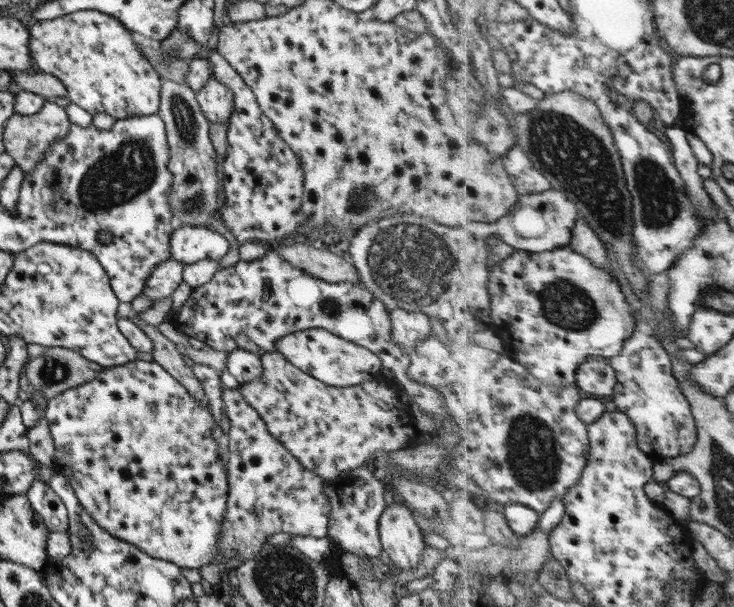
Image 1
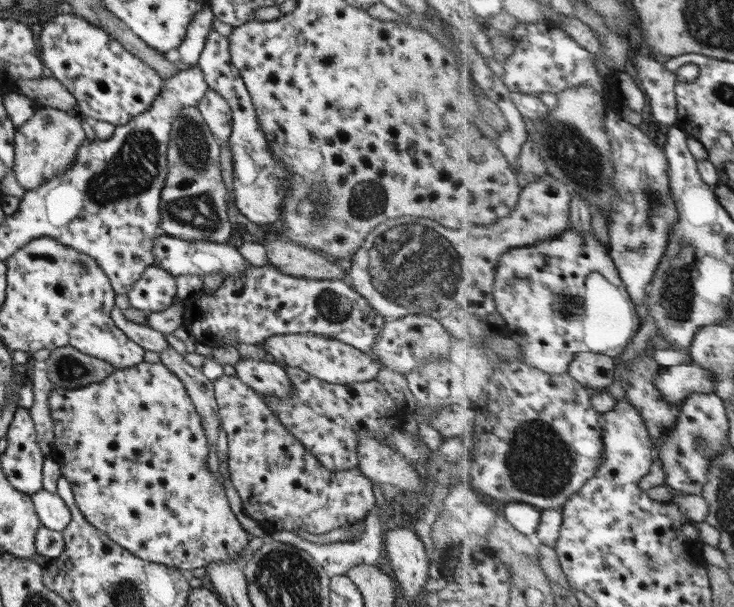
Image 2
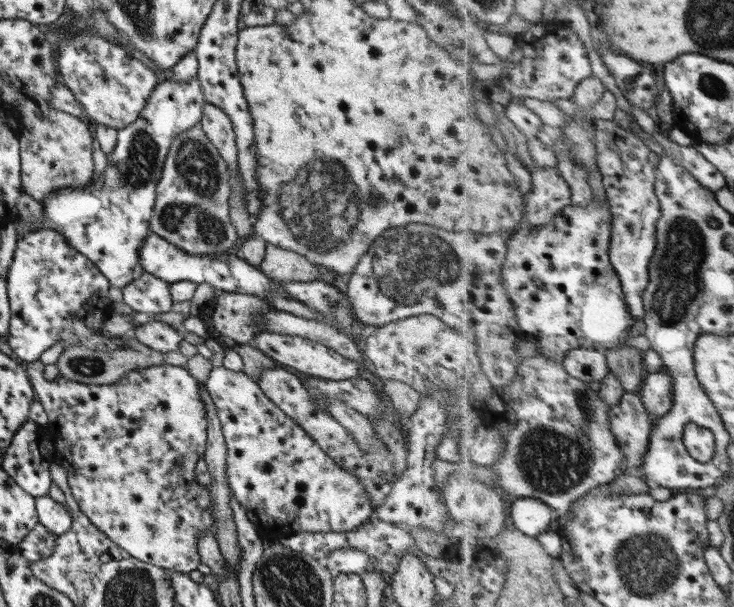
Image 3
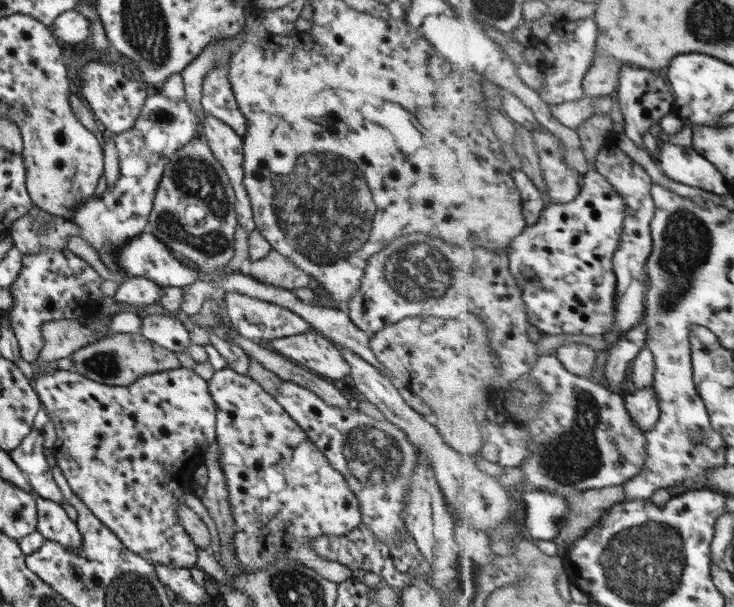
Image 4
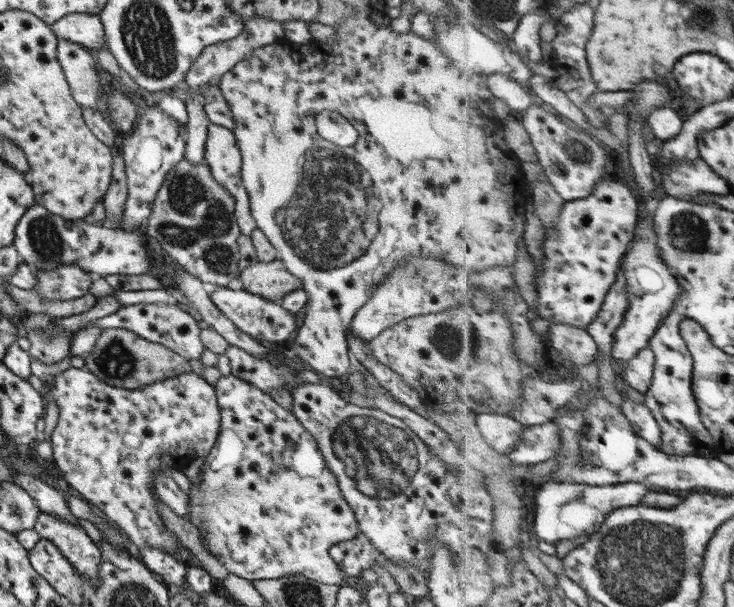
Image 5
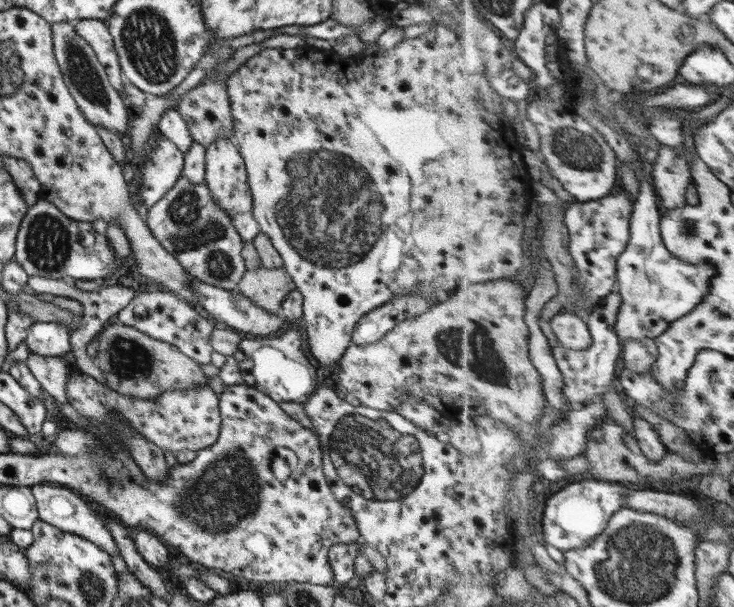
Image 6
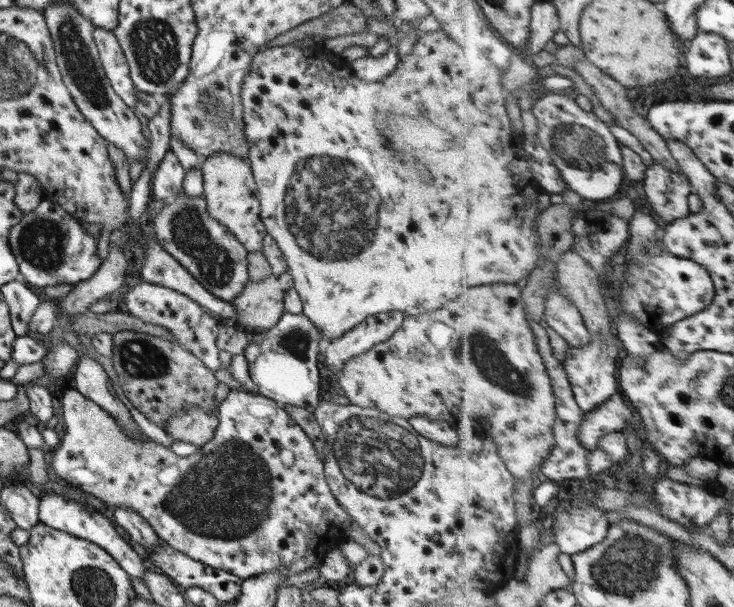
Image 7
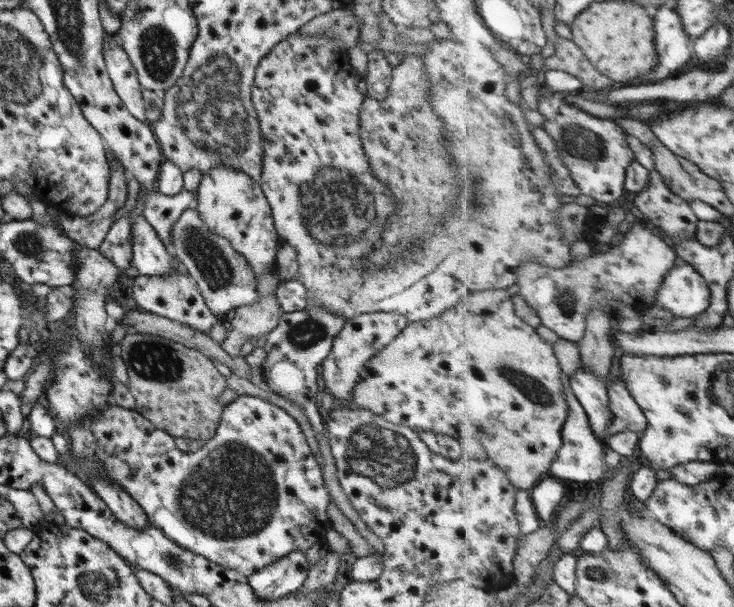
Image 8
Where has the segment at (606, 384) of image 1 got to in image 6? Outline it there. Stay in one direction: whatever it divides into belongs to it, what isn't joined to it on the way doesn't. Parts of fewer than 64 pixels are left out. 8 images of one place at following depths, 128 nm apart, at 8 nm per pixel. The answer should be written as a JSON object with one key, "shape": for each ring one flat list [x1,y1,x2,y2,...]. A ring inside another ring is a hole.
{"shape":[[562,312,551,323,559,345,569,351,583,351,593,344,592,332,588,322,579,314]]}

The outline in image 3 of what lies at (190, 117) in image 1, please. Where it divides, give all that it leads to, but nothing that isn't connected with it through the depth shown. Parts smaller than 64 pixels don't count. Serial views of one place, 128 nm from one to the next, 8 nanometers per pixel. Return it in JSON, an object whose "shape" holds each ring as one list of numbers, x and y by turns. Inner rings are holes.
{"shape":[[200,123,175,135,155,187,154,209,148,218,149,232,189,256,226,253,238,241,228,217,230,188,226,169,224,160,207,140]]}

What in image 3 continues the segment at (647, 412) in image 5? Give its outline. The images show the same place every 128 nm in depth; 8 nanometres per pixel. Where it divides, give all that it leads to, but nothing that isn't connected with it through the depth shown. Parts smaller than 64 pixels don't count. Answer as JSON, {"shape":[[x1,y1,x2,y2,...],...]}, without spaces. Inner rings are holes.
{"shape":[[662,368,657,374,646,375,641,390,637,392,649,416,662,418,674,405,673,378,667,372,667,369]]}

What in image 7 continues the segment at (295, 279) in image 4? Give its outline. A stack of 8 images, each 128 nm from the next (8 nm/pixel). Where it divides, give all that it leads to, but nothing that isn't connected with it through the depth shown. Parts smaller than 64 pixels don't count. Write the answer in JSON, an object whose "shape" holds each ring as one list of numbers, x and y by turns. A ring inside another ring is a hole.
{"shape":[[288,273,247,282,231,302,237,310,238,327,249,333,273,327,284,314,282,298,290,287,292,279]]}

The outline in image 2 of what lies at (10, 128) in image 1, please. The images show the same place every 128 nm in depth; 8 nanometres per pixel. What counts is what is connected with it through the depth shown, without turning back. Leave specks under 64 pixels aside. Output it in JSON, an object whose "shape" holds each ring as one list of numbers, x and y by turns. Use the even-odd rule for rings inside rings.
{"shape":[[36,106,31,118,15,128,12,172,24,189,38,187,73,162,77,147,85,139,79,121,75,112,67,113,64,110]]}

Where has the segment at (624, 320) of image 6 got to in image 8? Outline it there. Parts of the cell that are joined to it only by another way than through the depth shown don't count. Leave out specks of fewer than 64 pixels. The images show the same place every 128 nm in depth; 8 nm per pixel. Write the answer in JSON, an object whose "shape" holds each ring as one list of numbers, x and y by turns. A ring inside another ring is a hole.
{"shape":[[677,263,665,276,662,288,651,306,657,305,679,318,695,318,711,305,712,292,707,280,686,263]]}

